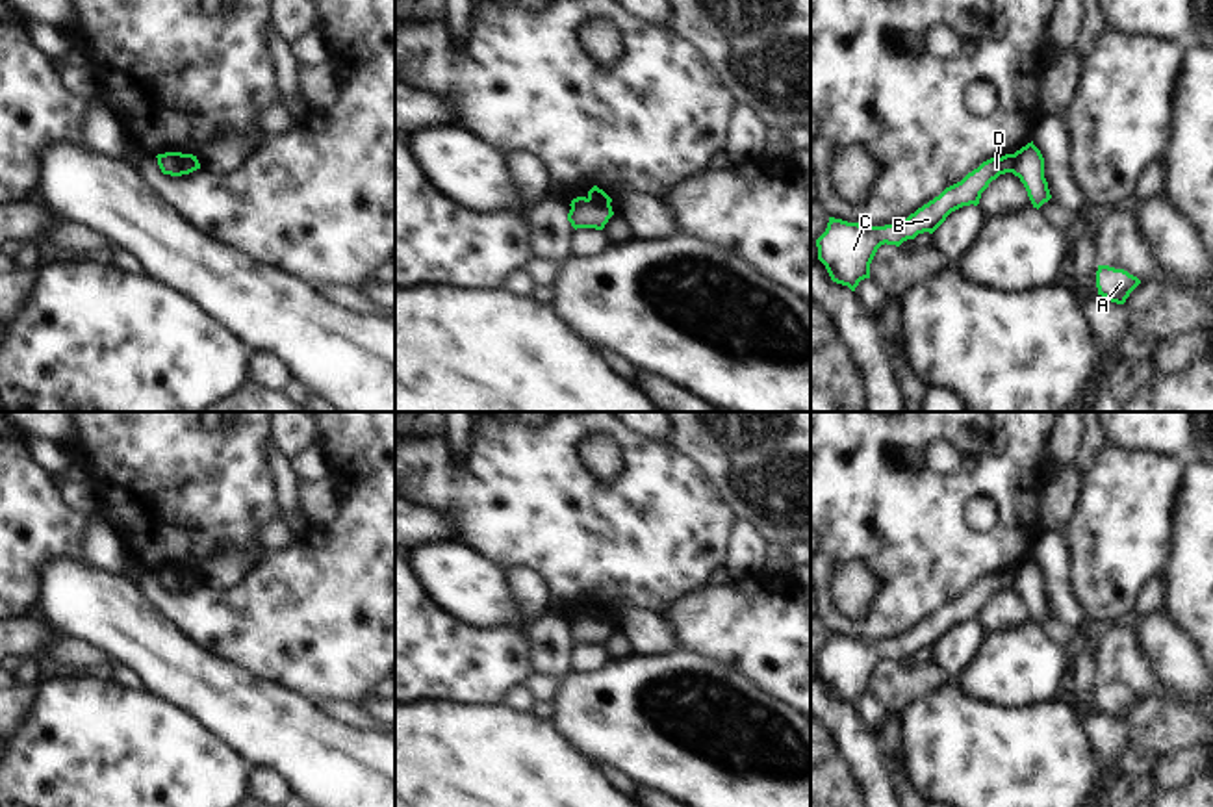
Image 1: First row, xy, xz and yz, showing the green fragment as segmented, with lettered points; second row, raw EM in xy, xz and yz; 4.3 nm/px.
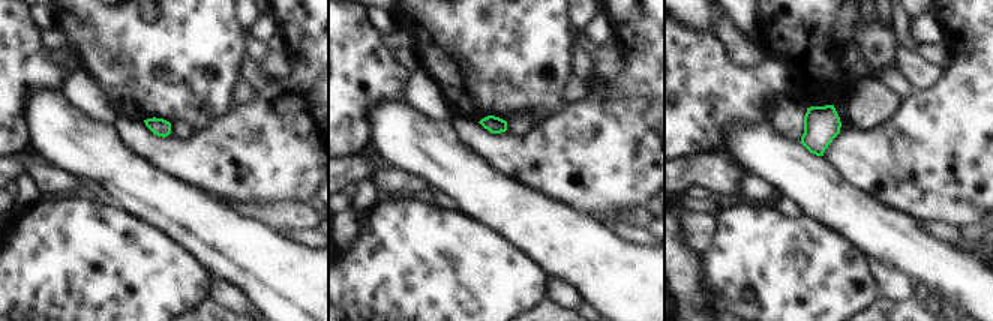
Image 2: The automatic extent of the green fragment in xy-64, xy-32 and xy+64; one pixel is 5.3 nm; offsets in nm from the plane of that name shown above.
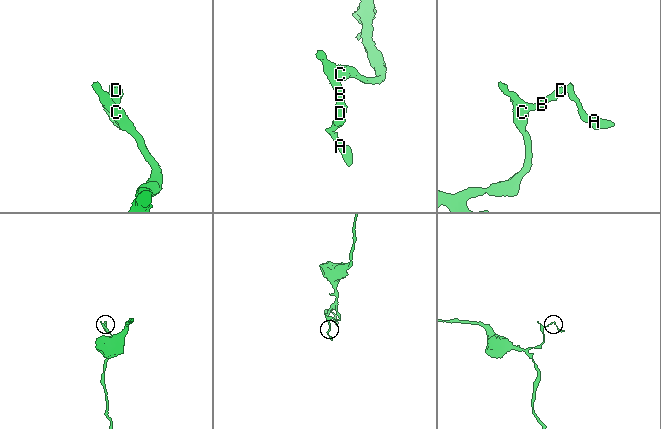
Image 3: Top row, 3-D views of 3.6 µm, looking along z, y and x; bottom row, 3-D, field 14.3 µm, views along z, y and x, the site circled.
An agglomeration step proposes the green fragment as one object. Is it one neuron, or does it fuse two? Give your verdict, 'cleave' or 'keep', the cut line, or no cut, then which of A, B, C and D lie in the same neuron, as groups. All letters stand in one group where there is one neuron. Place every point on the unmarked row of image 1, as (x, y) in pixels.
cleave | xy (177, 568), (177, 577), (184, 589) | A / B C D

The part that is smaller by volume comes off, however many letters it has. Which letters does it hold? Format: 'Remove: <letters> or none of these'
Remove: A

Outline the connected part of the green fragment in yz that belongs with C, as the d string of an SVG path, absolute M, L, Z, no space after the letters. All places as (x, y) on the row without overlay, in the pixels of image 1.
M1015 570L990 573L900 638L864 642L829 633L825 647L816 655L818 675L833 698L855 707L861 696L870 694L870 679L881 660L900 662L918 649L933 649L951 627L977 621L989 599L1000 590L1013 588L1013 583Z

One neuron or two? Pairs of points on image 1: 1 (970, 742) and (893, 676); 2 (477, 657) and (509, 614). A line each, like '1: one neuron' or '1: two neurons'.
1: two neurons
2: two neurons

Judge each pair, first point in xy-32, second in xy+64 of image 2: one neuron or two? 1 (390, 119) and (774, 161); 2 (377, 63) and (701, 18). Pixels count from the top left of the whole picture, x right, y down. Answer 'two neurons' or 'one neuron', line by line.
1: one neuron
2: two neurons

